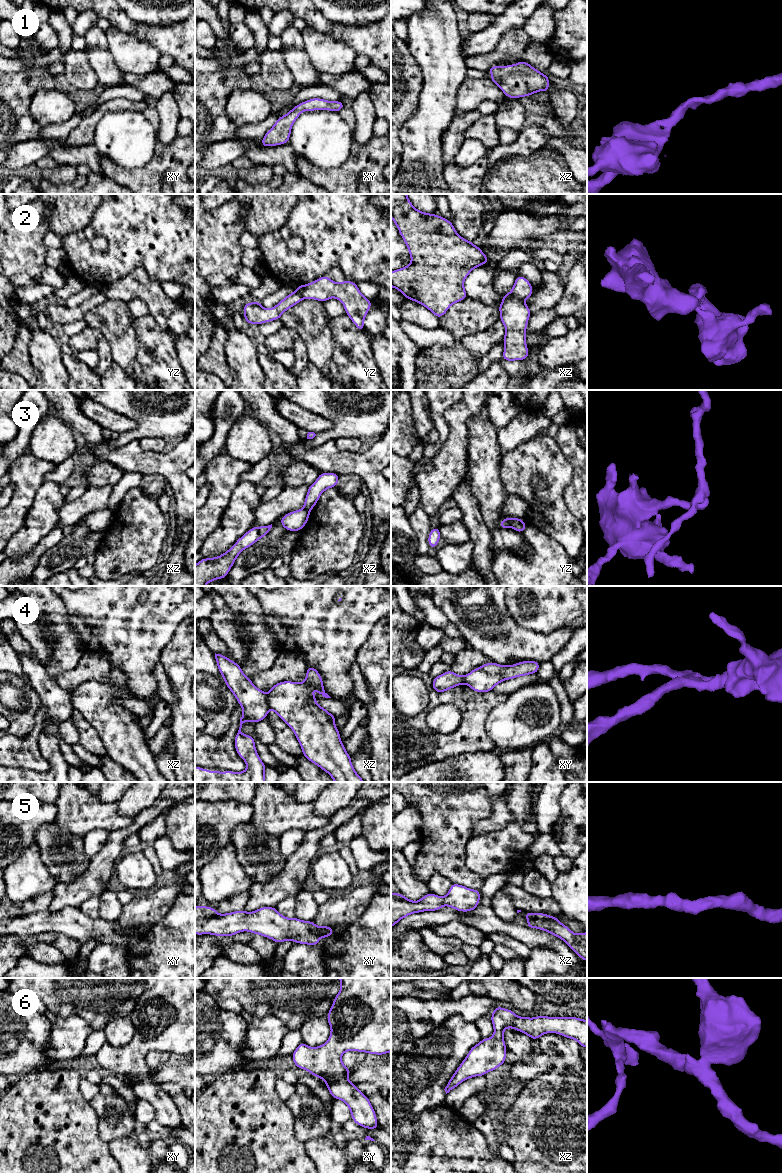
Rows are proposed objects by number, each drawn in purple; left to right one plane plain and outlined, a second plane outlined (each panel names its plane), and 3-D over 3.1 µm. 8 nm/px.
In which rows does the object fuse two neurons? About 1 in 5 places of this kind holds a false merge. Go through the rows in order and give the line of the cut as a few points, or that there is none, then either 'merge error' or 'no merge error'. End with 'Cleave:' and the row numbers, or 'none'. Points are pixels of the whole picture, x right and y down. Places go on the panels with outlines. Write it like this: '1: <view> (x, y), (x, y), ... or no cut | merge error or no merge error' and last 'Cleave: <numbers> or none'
1: no cut | no merge error
2: xz (503, 298), (519, 298), (522, 300) | merge error
3: yz (512, 518), (509, 526) | merge error
4: xz (266, 695), (266, 701), (270, 708) | merge error
5: no cut | no merge error
6: no cut | no merge error
Cleave: 2, 3, 4

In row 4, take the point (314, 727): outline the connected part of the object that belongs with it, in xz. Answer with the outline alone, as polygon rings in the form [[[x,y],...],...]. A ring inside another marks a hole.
[[[307,667],[306,679],[304,682],[282,681],[276,683],[267,694],[267,702],[279,717],[292,729],[302,749],[302,753],[307,760],[320,767],[328,773],[335,782],[364,782],[357,774],[351,762],[351,756],[347,753],[343,742],[340,739],[339,729],[335,726],[336,717],[329,713],[325,708],[319,706],[316,702],[316,696],[312,694],[311,689],[315,689],[325,698],[331,698],[323,686],[323,679],[314,667]]]

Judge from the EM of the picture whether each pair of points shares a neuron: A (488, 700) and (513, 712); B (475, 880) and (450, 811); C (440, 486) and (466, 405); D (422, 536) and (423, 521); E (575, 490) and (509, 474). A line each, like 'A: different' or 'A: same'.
A: different
B: same
C: same
D: same
E: different

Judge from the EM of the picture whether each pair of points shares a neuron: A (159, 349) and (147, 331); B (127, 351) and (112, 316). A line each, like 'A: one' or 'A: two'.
A: one
B: one

